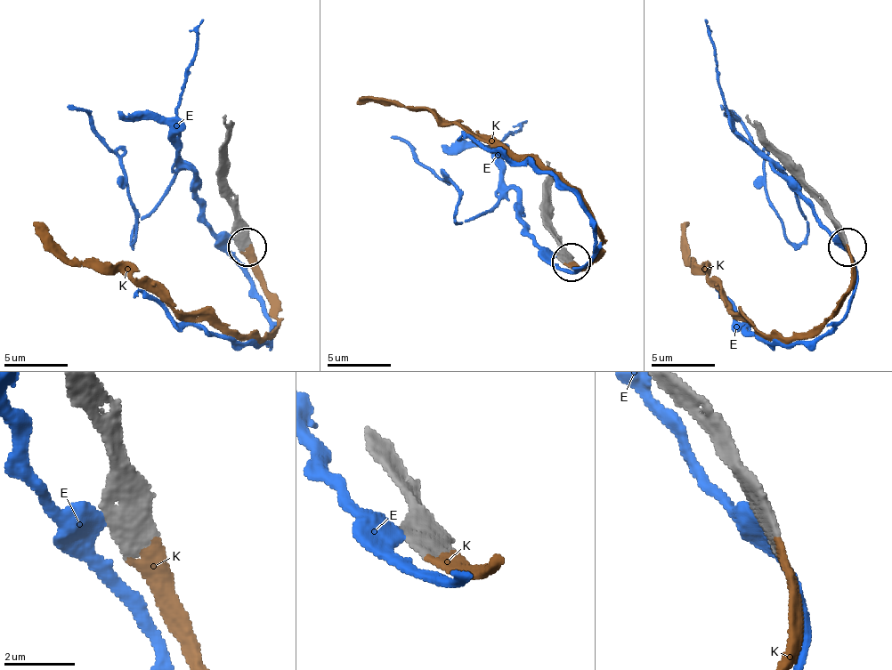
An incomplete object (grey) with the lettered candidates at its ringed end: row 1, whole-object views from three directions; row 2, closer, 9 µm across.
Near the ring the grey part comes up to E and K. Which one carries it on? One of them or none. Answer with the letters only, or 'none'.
K

